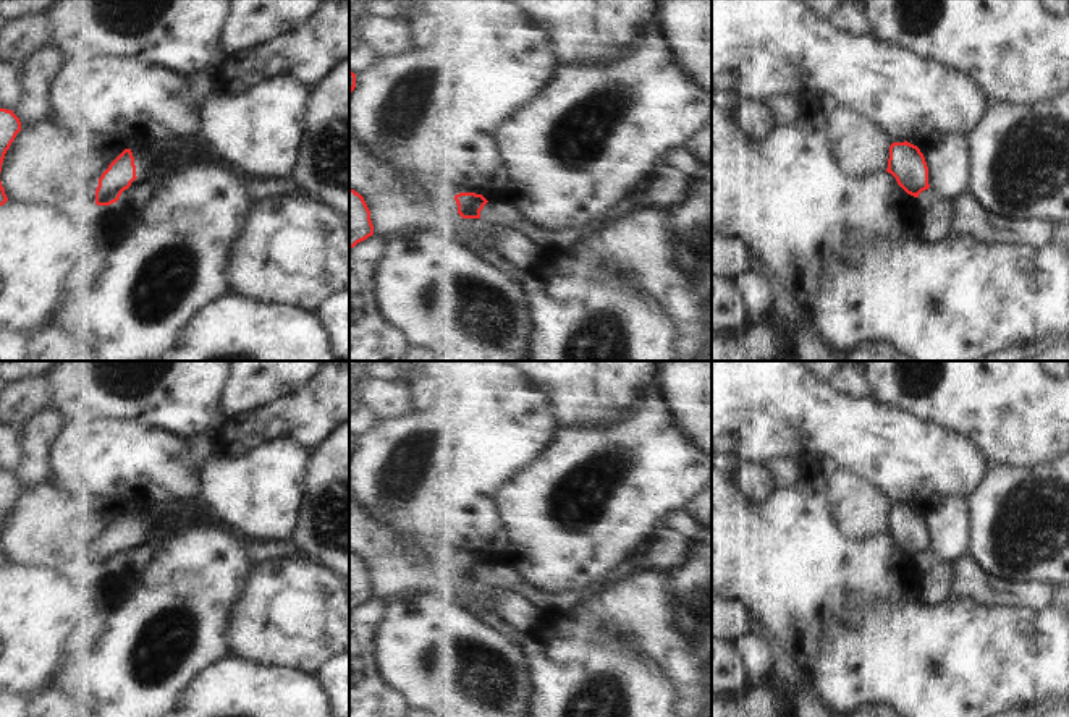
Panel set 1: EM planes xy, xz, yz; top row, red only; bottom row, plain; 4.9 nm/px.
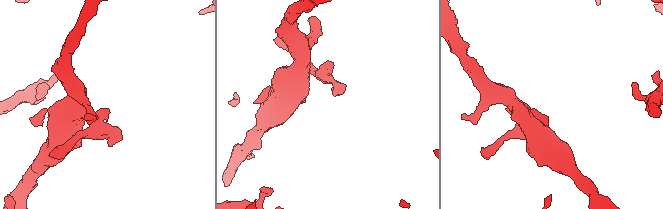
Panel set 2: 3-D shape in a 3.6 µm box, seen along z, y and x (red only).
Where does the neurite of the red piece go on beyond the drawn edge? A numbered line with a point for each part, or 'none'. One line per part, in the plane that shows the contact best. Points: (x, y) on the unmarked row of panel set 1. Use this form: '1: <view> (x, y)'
1: xy (136, 560)

